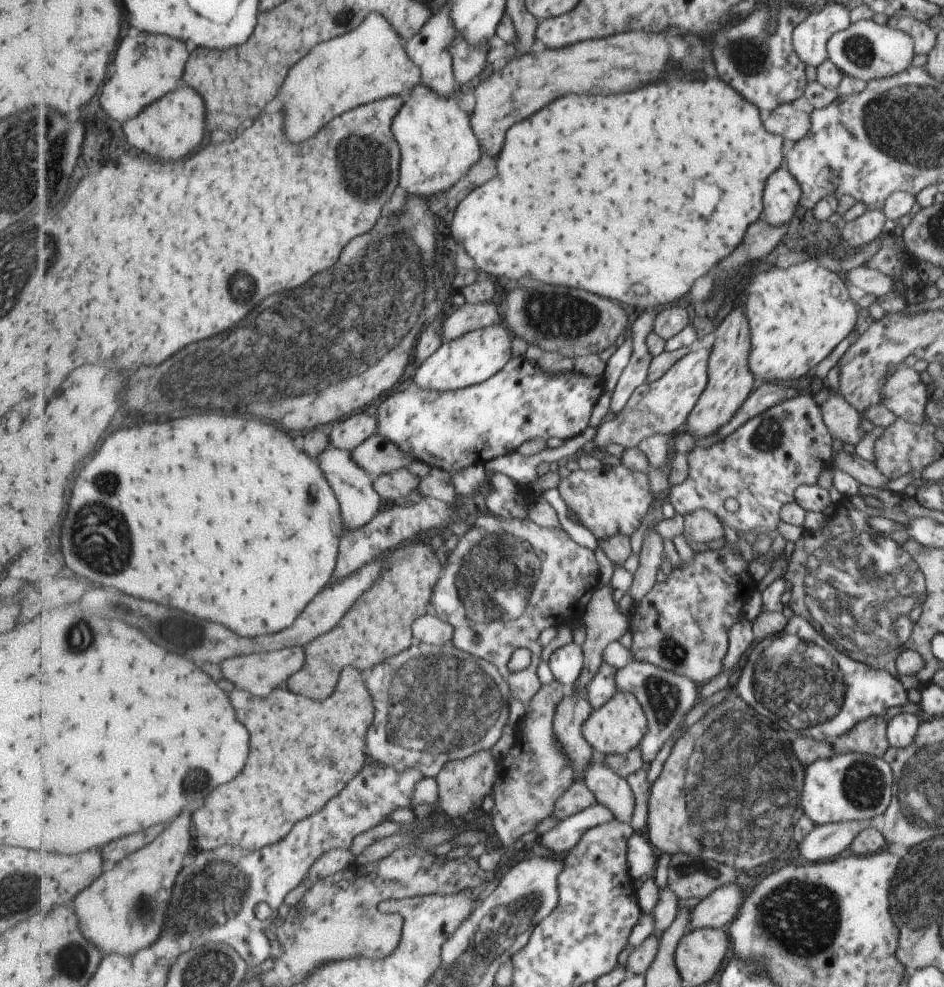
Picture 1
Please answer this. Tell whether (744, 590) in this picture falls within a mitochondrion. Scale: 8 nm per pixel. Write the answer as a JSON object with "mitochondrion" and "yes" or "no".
{"mitochondrion":"no"}

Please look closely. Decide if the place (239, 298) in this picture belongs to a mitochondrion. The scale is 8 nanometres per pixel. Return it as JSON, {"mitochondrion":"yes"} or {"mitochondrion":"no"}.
{"mitochondrion":"yes"}

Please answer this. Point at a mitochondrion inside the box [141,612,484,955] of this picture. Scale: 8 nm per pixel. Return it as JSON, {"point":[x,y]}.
{"point":[223,894]}

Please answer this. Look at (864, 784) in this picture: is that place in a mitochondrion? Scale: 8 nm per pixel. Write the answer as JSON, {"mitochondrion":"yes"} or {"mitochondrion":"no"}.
{"mitochondrion":"yes"}

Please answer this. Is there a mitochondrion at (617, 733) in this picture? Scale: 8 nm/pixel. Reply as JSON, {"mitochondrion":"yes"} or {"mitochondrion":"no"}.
{"mitochondrion":"no"}

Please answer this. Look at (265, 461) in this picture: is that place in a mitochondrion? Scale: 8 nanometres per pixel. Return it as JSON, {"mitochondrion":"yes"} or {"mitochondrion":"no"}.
{"mitochondrion":"no"}

